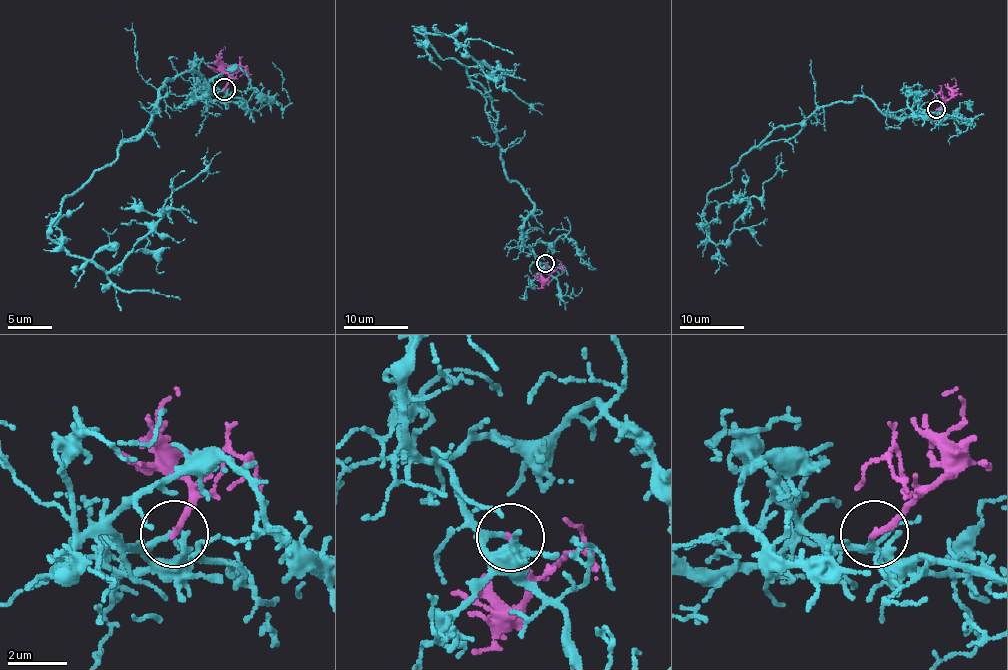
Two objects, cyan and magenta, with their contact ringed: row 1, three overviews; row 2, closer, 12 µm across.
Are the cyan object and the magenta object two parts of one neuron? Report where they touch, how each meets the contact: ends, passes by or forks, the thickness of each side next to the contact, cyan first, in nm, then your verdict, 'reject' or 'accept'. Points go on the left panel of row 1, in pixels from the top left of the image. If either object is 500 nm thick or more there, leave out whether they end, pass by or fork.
(224, 89) | cyan passes by | magenta ends | 140/220 nm | accept

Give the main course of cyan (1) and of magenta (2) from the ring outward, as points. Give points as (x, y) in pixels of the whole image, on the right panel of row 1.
1: (937, 109), (820, 106), (706, 197), (715, 244), (778, 156)
2: (937, 109), (956, 88), (956, 81), (951, 80)

